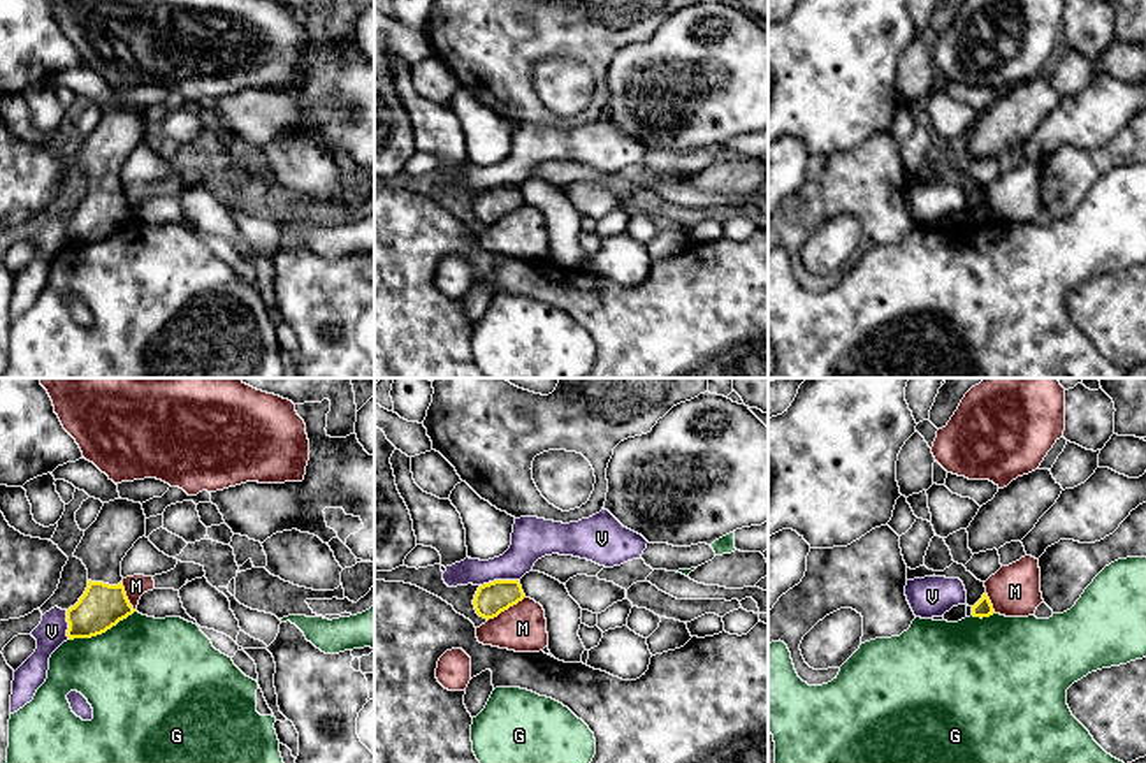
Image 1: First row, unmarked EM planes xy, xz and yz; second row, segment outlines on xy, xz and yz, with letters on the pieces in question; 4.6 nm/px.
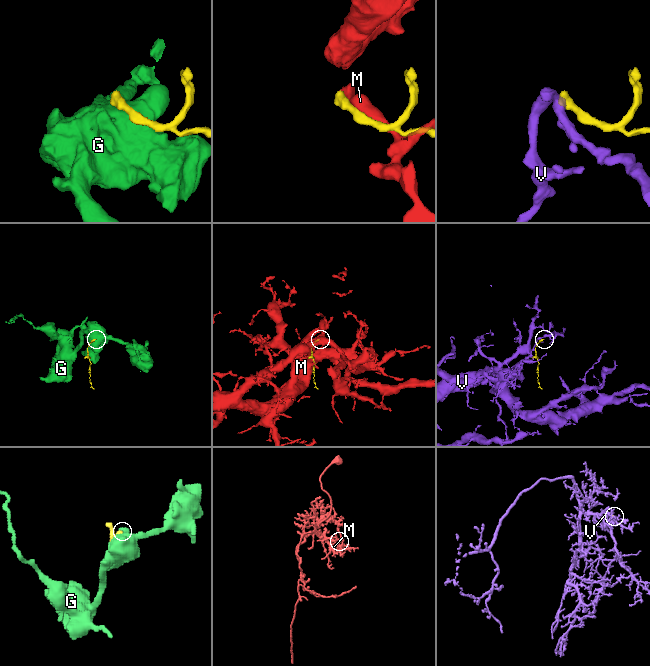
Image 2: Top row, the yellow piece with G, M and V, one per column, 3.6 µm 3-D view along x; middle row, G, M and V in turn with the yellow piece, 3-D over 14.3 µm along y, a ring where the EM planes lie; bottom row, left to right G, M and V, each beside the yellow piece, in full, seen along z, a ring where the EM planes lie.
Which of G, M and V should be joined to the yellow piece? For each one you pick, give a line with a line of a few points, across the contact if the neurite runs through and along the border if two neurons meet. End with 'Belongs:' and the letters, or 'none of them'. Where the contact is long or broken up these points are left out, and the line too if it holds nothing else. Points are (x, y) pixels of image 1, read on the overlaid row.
Belongs: none of them

